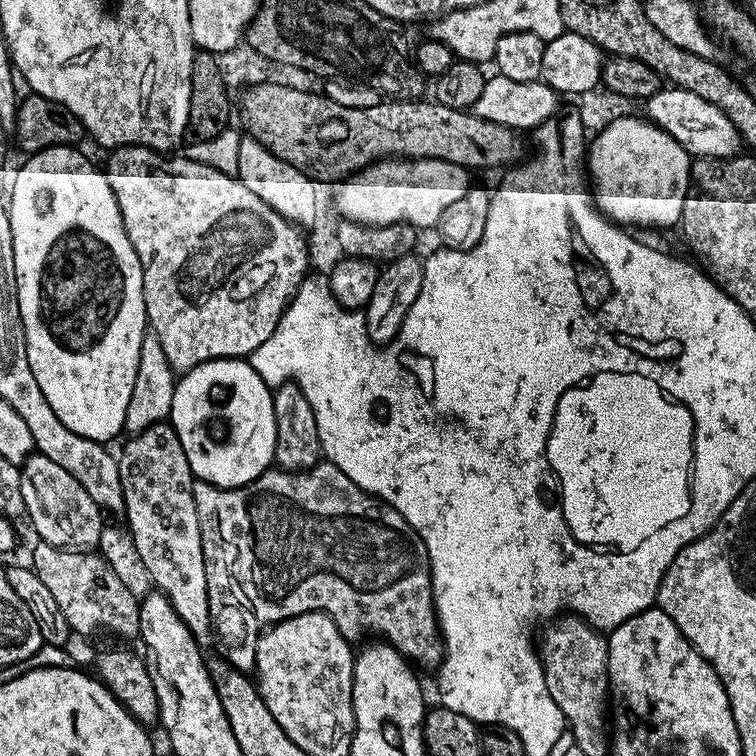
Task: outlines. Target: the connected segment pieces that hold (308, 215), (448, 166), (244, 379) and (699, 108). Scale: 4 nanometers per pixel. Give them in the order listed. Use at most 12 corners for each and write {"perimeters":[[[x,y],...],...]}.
{"perimeters":[[[241,139],[236,176],[297,226],[316,220],[317,181]],[[377,160],[339,181],[345,220],[435,229],[468,193],[445,160]],[[244,358],[177,379],[170,423],[195,479],[273,467],[273,389]],[[675,86],[646,102],[689,157],[730,160],[734,122],[706,98]]]}

